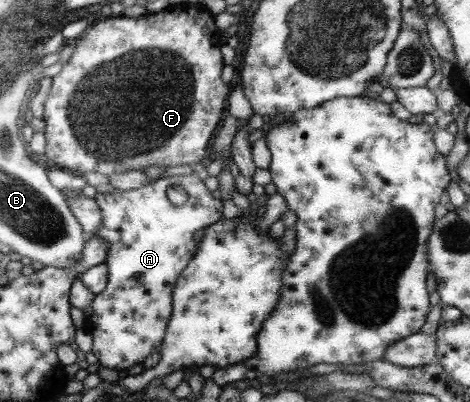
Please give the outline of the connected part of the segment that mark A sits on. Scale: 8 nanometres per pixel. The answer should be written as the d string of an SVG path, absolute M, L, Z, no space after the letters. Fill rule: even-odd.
M192 173L160 177L147 182L136 190L117 190L116 193L97 193L93 197L101 212L101 223L94 235L104 242L107 268L107 284L91 300L90 316L83 328L90 333L91 352L97 363L117 371L126 370L152 352L159 352L162 337L172 311L172 288L176 277L184 270L196 253L197 243L193 240L194 232L221 220L222 202L214 199L200 178ZM172 184L182 186L187 199L181 205L172 205L164 191Z

